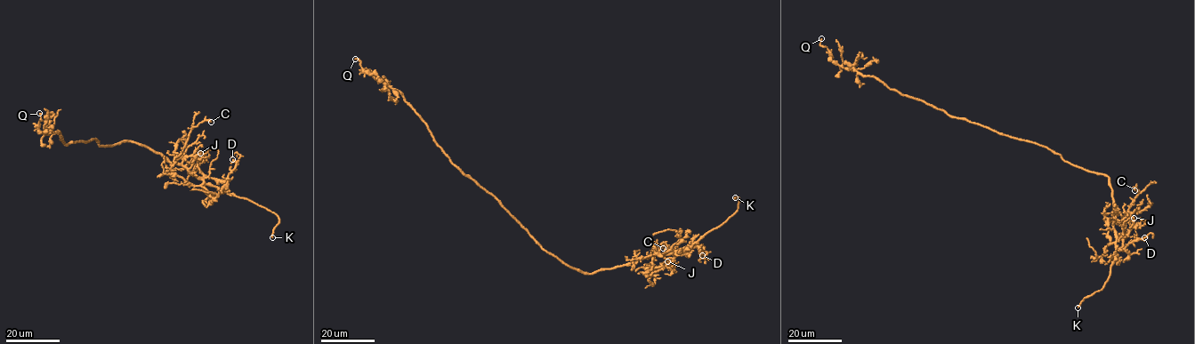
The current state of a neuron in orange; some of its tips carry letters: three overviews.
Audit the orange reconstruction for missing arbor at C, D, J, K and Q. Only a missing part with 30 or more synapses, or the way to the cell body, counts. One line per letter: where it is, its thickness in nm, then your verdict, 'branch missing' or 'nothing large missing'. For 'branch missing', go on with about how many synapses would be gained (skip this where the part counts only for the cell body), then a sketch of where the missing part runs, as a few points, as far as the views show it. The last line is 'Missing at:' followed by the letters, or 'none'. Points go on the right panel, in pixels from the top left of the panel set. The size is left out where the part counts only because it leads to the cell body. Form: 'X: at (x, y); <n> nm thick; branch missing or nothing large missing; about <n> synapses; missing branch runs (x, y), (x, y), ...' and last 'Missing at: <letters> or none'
C: at (1134, 190); 280 nm thick; nothing large missing
D: at (1144, 237); 100 nm thick; nothing large missing
J: at (1134, 218); 80 nm thick; nothing large missing
K: at (1077, 308); 240 nm thick; branch missing; missing branch runs (1077, 308), (1065, 308), (1054, 316), (1085, 320)
Q: at (821, 38); 150 nm thick; nothing large missing
Missing at: K

